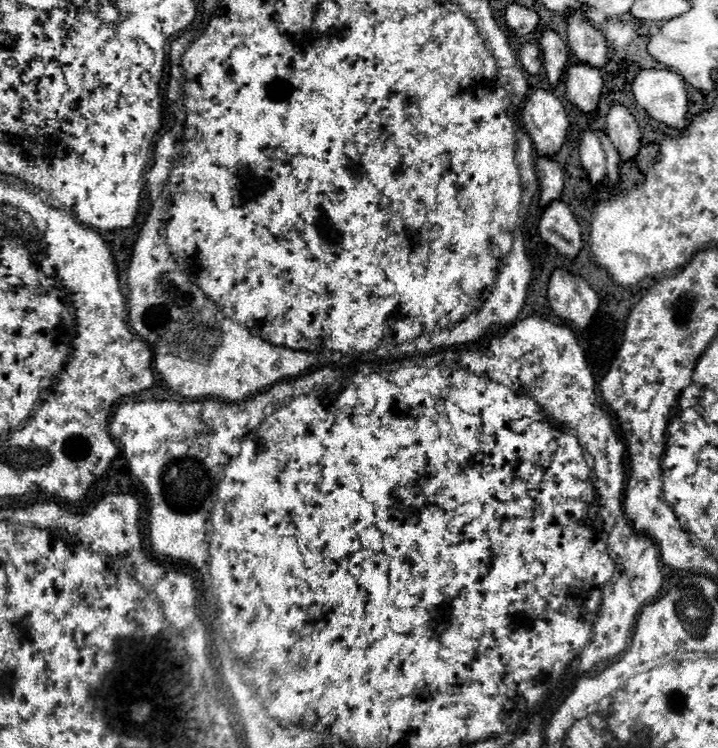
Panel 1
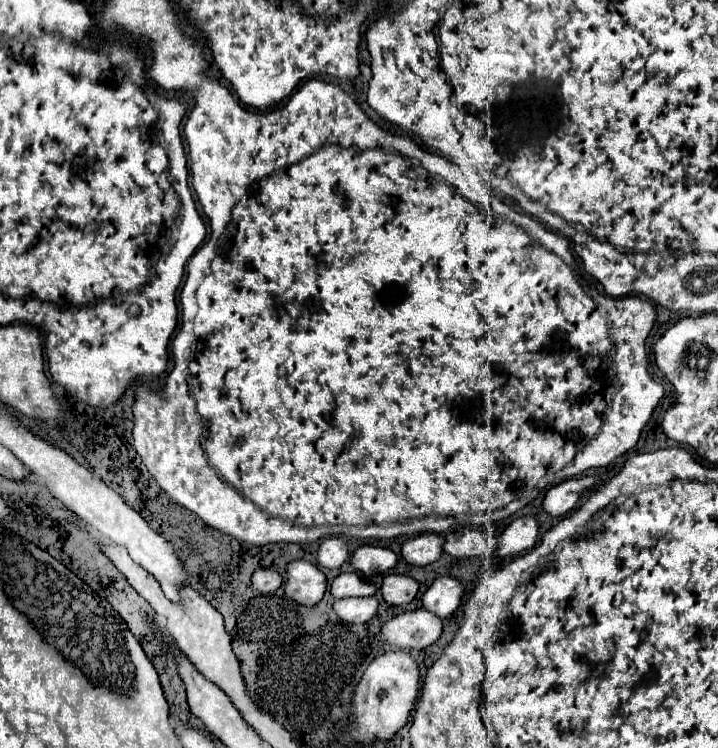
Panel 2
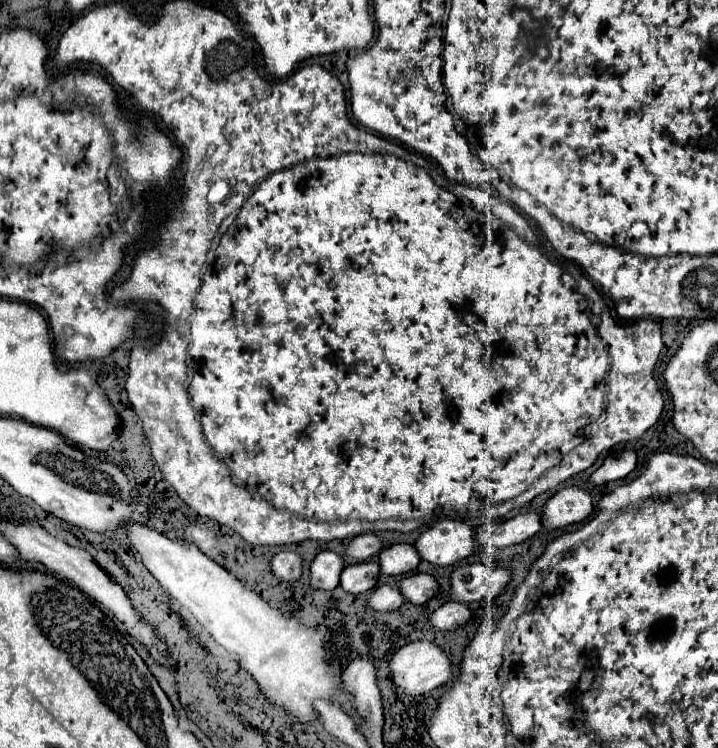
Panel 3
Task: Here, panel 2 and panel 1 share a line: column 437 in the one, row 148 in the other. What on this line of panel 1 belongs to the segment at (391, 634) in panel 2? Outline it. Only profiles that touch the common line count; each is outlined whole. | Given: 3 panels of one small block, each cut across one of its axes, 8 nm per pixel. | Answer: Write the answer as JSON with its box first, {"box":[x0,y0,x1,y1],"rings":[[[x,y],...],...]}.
{"box":[606,104,640,162],"rings":[[[612,104],[606,116],[606,134],[622,162],[630,162],[638,156],[640,128],[634,116],[622,104]]]}

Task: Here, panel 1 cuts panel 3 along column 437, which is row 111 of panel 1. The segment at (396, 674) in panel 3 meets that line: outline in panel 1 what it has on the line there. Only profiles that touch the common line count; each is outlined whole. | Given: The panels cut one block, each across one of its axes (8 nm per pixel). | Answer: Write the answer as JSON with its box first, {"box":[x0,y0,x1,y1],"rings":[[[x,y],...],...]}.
{"box":[632,70,688,132],"rings":[[[642,70],[632,82],[634,100],[654,120],[684,132],[688,126],[688,96],[684,80],[670,70]]]}

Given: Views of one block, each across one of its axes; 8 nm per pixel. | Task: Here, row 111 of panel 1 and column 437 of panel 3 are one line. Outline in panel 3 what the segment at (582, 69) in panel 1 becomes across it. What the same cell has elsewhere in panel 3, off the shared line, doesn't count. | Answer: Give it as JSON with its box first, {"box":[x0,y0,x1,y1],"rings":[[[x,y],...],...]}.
{"box":[400,574,440,604],"rings":[[[412,574],[402,578],[400,592],[412,604],[426,604],[440,592],[440,584],[430,574]]]}

